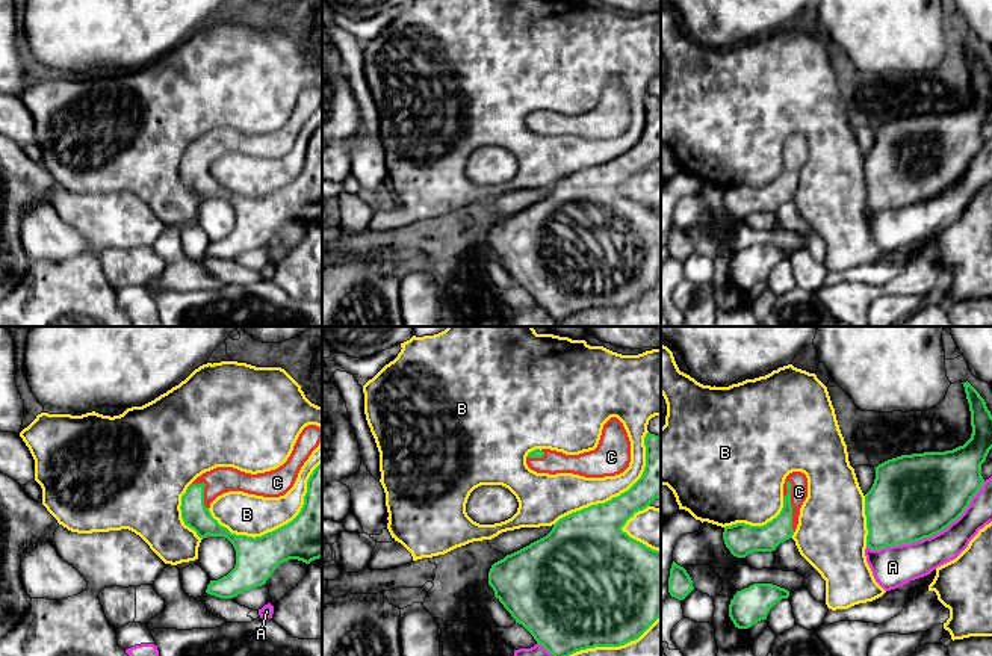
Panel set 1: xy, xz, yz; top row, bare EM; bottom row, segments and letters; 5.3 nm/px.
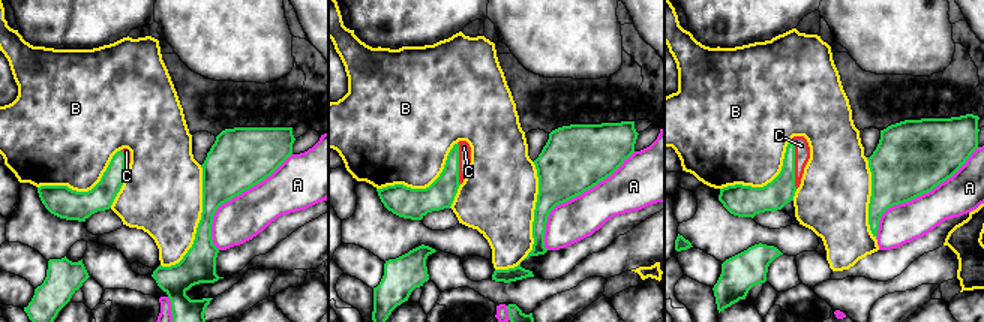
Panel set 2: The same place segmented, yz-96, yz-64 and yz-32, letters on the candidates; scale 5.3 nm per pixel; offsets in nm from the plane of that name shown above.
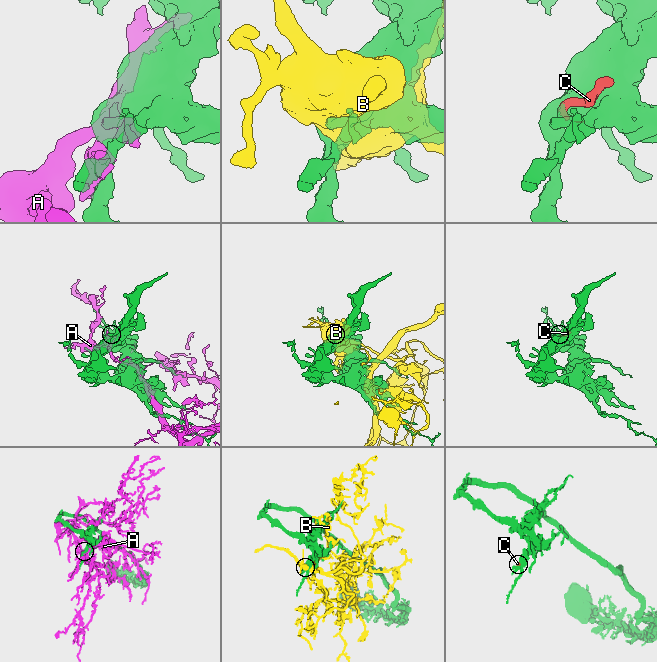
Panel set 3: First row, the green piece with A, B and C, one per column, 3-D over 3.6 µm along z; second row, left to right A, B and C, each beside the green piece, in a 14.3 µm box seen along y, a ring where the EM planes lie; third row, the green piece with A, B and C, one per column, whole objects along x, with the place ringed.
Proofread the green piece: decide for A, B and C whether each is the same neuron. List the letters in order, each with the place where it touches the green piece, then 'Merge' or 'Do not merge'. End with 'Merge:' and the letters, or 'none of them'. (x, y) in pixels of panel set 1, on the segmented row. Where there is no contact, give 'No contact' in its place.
A: Touches green at yz (930, 535). Do not merge
B: Touches green at xy (278, 528). Do not merge
C: Touches green at yz (791, 505). Merge
Merge: C

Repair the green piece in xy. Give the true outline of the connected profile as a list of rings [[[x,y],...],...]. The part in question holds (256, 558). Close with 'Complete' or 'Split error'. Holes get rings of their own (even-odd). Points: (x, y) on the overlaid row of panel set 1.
[[[308,425],[299,434],[287,461],[265,473],[245,473],[233,467],[216,467],[198,476],[181,496],[181,518],[200,538],[224,537],[236,550],[236,565],[224,577],[210,580],[206,593],[233,599],[262,586],[275,568],[289,559],[310,564],[322,558],[322,463],[307,481],[307,493],[299,514],[287,524],[262,537],[231,534],[209,511],[210,503],[228,491],[243,491],[263,497],[284,496],[312,452],[322,441],[322,429]]]. Split error

